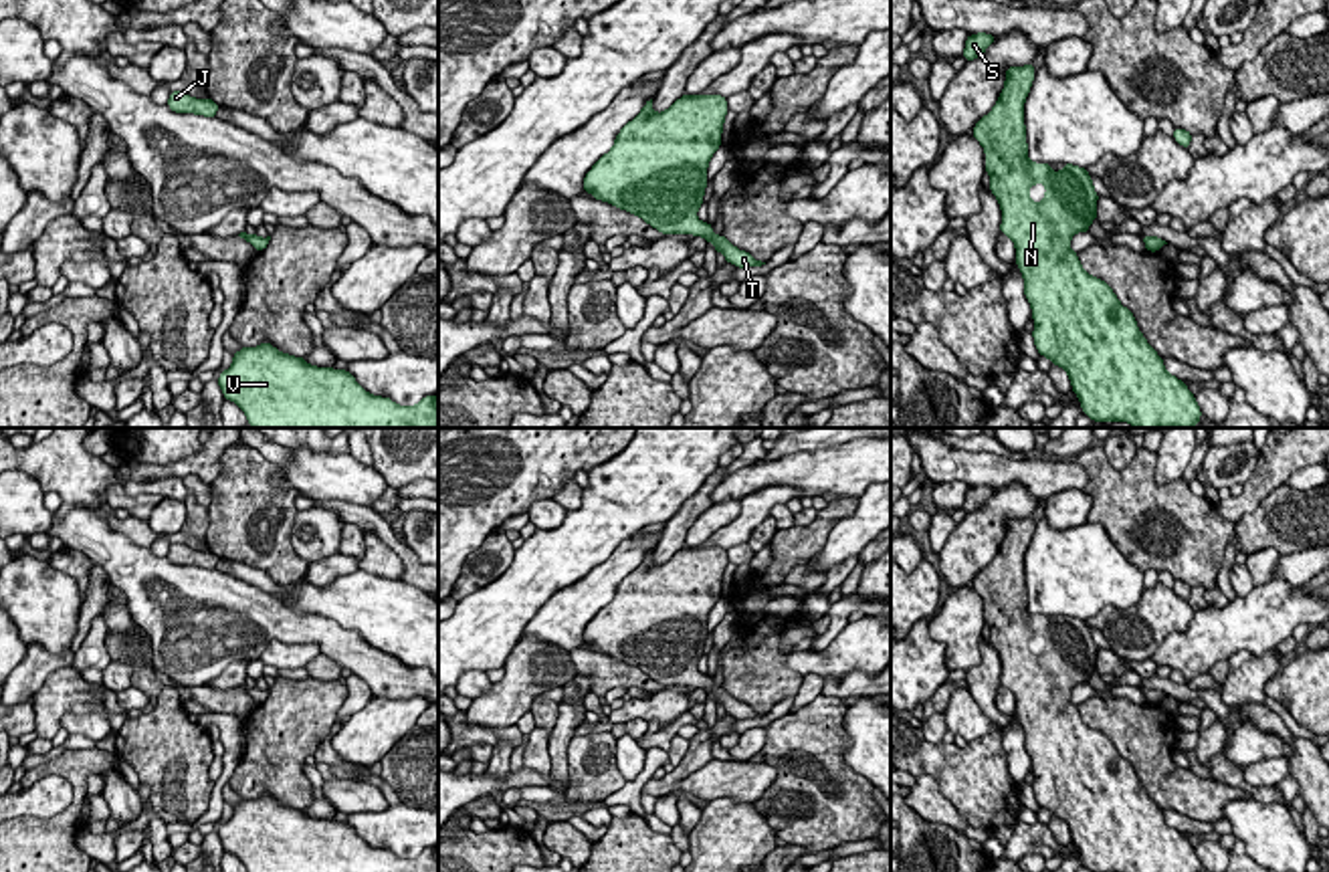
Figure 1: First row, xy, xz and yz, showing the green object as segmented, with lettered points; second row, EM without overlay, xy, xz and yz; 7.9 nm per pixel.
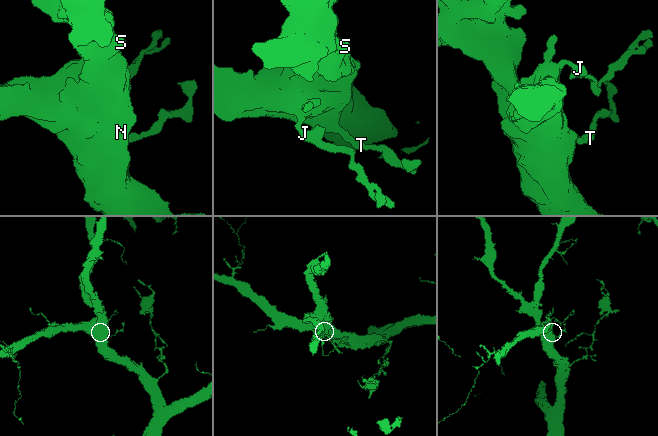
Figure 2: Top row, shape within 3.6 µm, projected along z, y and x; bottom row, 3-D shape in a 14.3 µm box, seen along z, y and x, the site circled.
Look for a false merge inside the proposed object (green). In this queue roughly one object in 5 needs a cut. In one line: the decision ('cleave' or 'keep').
keep

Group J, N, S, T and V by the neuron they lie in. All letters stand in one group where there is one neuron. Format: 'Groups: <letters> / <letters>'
Groups: J N S T V

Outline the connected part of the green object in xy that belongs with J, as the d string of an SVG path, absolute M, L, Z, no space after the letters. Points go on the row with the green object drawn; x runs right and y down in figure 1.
M172 91L168 107L176 113L194 113L204 117L216 117L216 111L220 109L212 99L194 99L184 91Z

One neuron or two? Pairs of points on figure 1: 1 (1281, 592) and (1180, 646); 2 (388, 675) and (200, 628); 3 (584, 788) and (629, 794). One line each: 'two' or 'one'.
1: one
2: one
3: two

